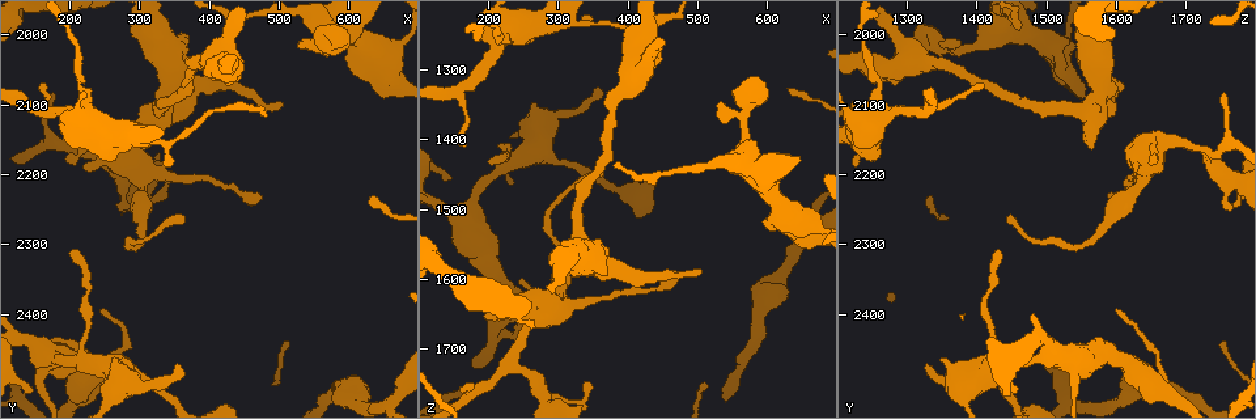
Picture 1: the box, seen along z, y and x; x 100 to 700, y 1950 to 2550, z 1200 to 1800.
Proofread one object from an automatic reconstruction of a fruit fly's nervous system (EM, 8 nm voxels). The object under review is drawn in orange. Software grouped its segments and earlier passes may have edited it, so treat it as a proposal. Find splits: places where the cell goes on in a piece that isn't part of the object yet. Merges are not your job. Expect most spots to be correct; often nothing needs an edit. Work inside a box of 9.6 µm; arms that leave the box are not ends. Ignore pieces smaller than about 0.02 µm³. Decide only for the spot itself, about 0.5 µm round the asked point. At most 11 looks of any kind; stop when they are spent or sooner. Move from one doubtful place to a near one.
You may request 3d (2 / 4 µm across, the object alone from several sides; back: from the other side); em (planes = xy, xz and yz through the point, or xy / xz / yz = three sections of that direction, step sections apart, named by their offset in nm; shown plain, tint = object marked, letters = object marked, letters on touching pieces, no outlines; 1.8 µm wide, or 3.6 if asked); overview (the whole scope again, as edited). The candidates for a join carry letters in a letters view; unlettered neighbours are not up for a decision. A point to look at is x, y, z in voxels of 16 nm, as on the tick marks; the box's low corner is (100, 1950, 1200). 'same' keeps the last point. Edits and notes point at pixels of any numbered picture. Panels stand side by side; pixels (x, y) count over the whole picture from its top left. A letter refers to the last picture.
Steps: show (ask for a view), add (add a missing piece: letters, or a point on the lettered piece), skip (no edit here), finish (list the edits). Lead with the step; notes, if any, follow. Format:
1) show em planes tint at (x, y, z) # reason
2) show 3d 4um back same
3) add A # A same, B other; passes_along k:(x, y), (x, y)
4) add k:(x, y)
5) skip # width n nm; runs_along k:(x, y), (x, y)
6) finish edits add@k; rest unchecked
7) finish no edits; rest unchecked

show em planes letters at (215, 2055, 1250) # calibre changes

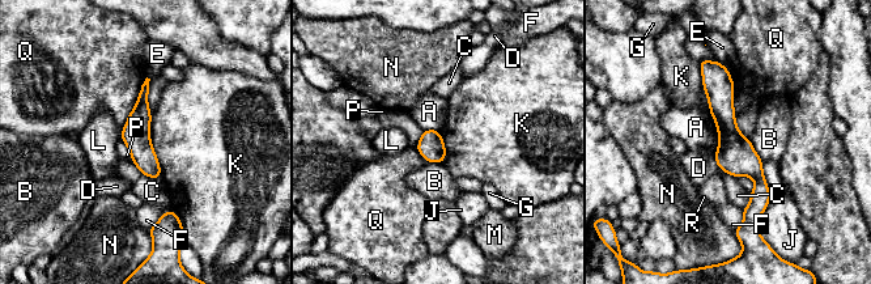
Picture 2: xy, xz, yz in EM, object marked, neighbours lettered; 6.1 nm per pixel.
skip # width 160 nm; A other, B other, C other, D other, E other, F other, G other, J other, K other, L other, M other, N other, P other, Q other, R other; runs_along 2:(717, 66), (730, 139), (759, 178), (746, 220); no lettered piece goes on from it

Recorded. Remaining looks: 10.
show em 3.6um planes tint at (350, 2205, 1630)

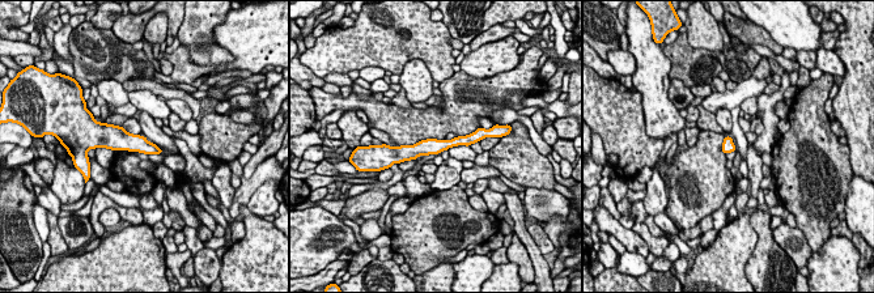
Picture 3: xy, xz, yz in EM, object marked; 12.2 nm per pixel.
show em 3.6um planes letters same

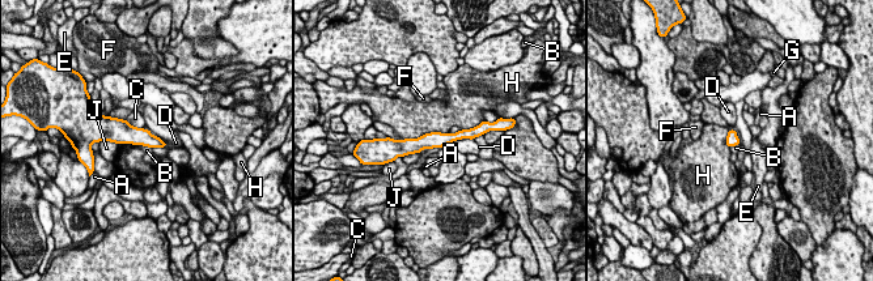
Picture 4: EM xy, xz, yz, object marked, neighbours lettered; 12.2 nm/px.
skip # A other, B other, C other, D other, E other, F other, G other, H other, J other; none of them fits

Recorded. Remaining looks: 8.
show em planes tint at (275, 2205, 1760) # small branch off a trunk

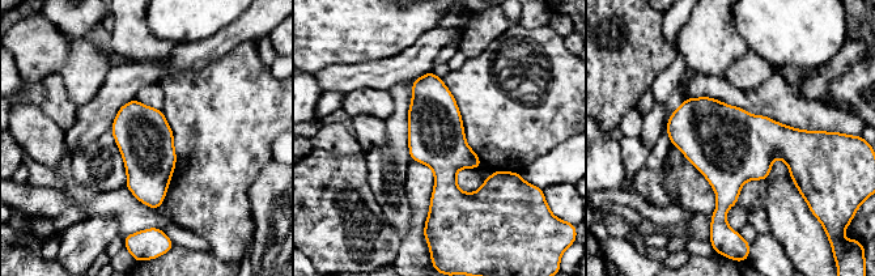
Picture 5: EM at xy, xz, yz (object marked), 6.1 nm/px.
show em planes letters same # what lies round it

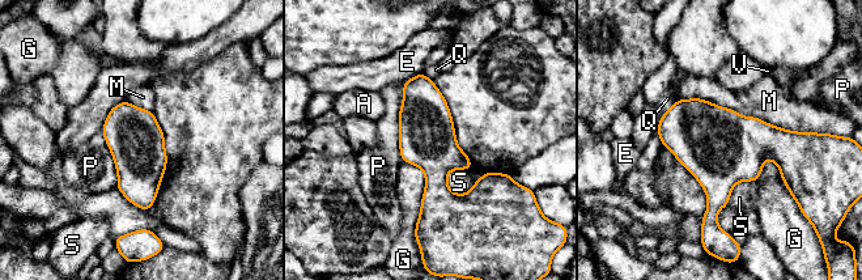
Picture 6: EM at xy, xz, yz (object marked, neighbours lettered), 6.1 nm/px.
skip # A other, E other, G other, M other, P other, Q other, S other, V other; border 6:(403, 161), (425, 182), (413, 230); no lettered piece goes on from it

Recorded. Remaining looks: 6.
show em planes letters at (565, 2020, 1370) # calibre changes

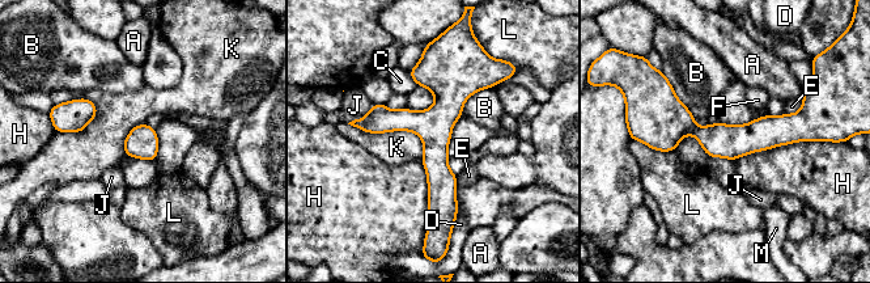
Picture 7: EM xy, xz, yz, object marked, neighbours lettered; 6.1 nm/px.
skip # longest_contact H 550 nm; A other, B other, C other, D other, E other, F other, H other, J other, K other, L other, M other; runs_along 7:(427, 58), (442, 77), (440, 215); no lettered piece goes on from it

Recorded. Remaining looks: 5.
finish no edits; rest unchecked

